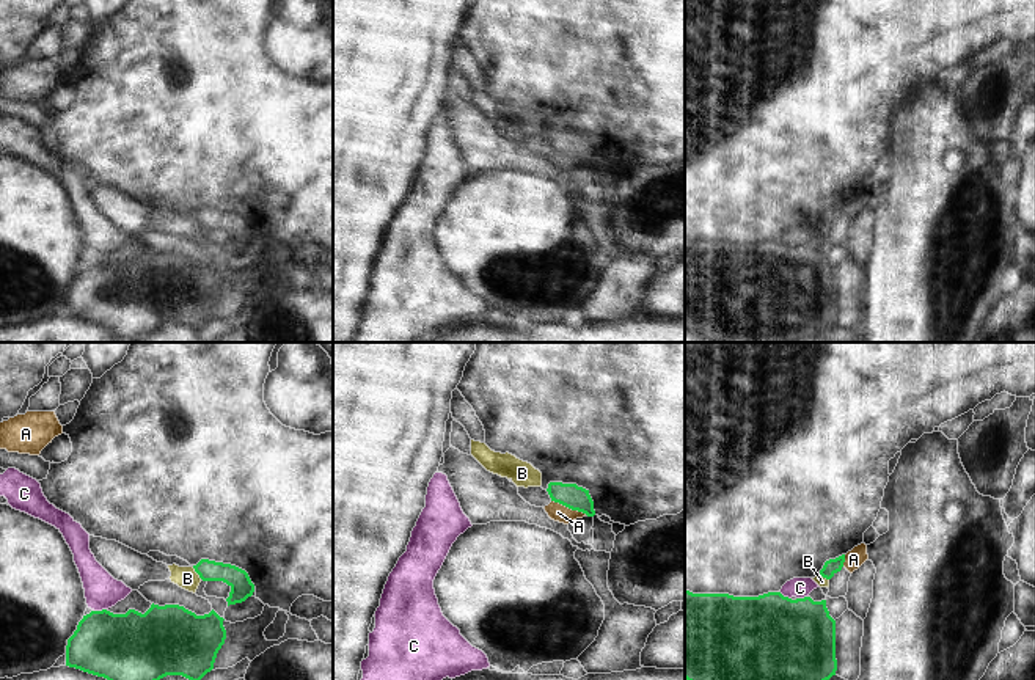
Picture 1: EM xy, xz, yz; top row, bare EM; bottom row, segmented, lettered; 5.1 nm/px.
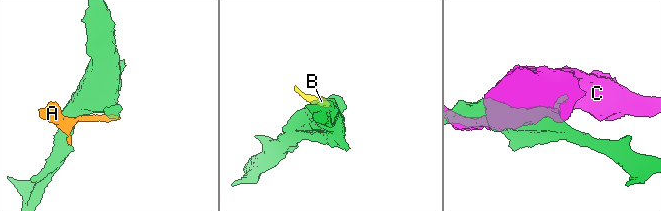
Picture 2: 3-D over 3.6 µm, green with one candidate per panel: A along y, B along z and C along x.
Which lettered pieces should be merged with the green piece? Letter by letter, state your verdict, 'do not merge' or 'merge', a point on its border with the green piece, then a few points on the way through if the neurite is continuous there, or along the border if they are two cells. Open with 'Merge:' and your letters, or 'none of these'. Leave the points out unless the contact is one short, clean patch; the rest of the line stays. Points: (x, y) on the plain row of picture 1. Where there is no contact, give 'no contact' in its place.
Merge: none of these
A: do not merge | xz (569, 156) | along xz (552, 148), (586, 162)
B: do not merge | xy (197, 220) | along xy (192, 215), (201, 226)
C: do not merge | xy (99, 259)

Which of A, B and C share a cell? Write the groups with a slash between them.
A C / B

